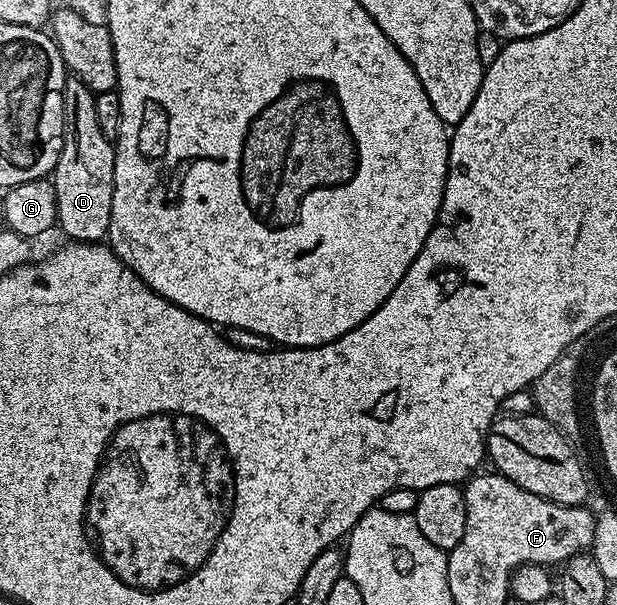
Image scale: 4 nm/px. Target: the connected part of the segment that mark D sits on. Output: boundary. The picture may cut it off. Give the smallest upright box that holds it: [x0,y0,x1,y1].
[52,79,114,242]

